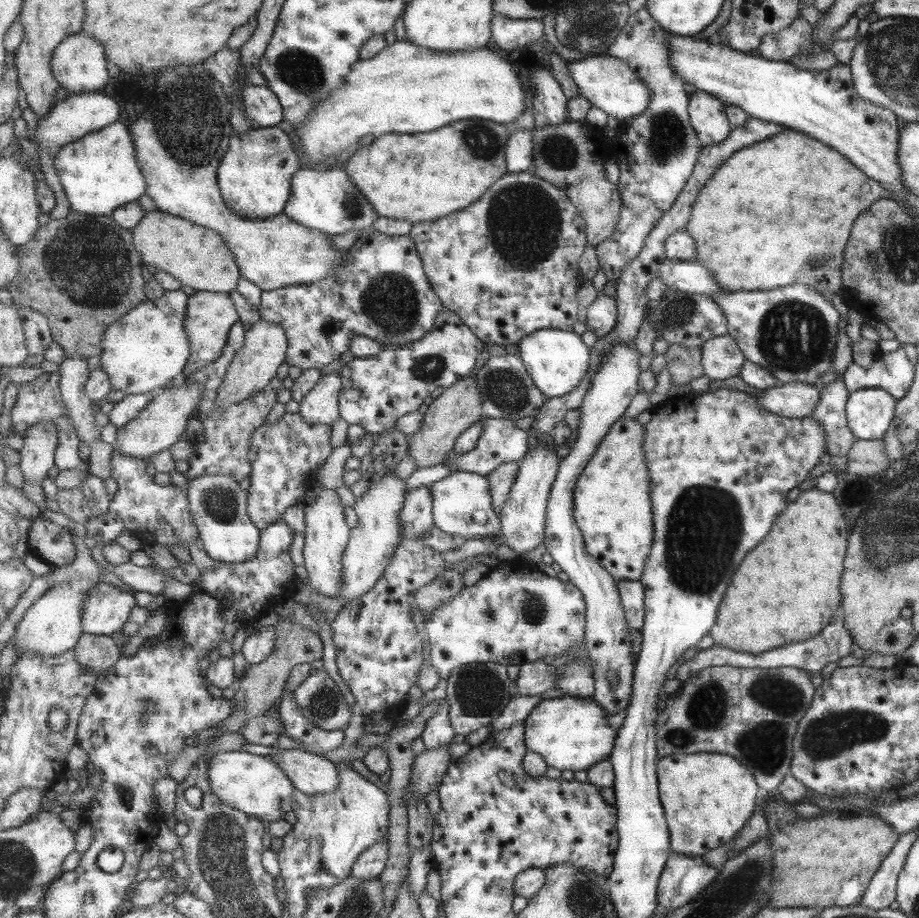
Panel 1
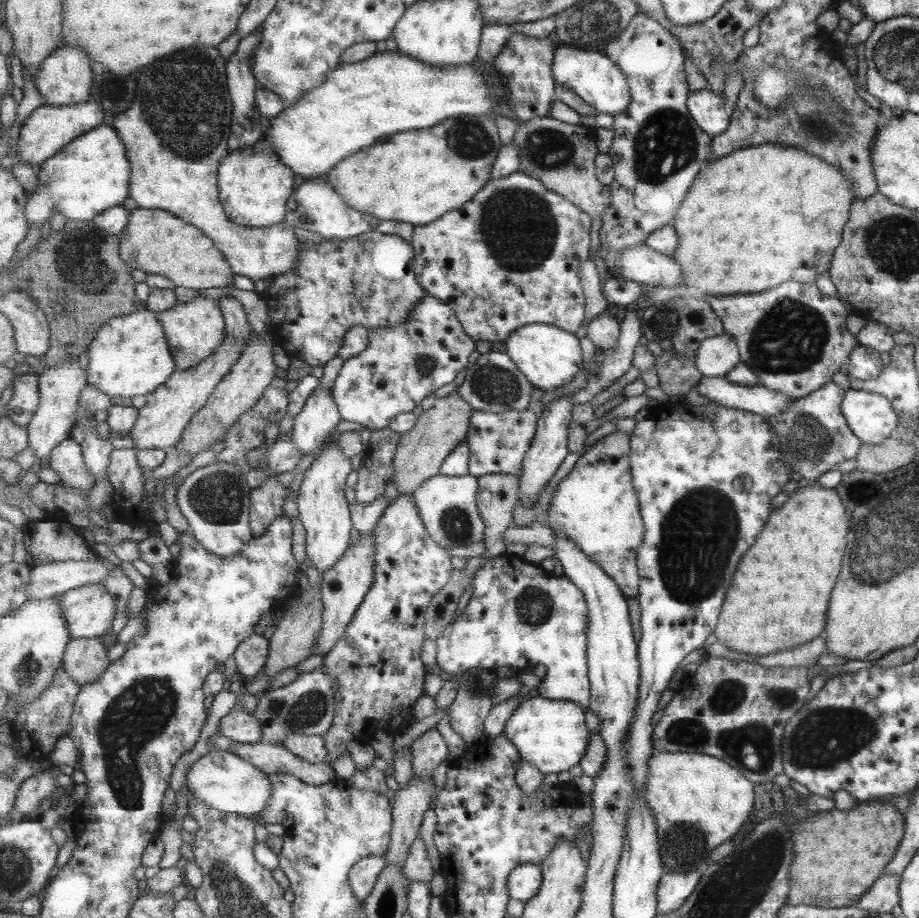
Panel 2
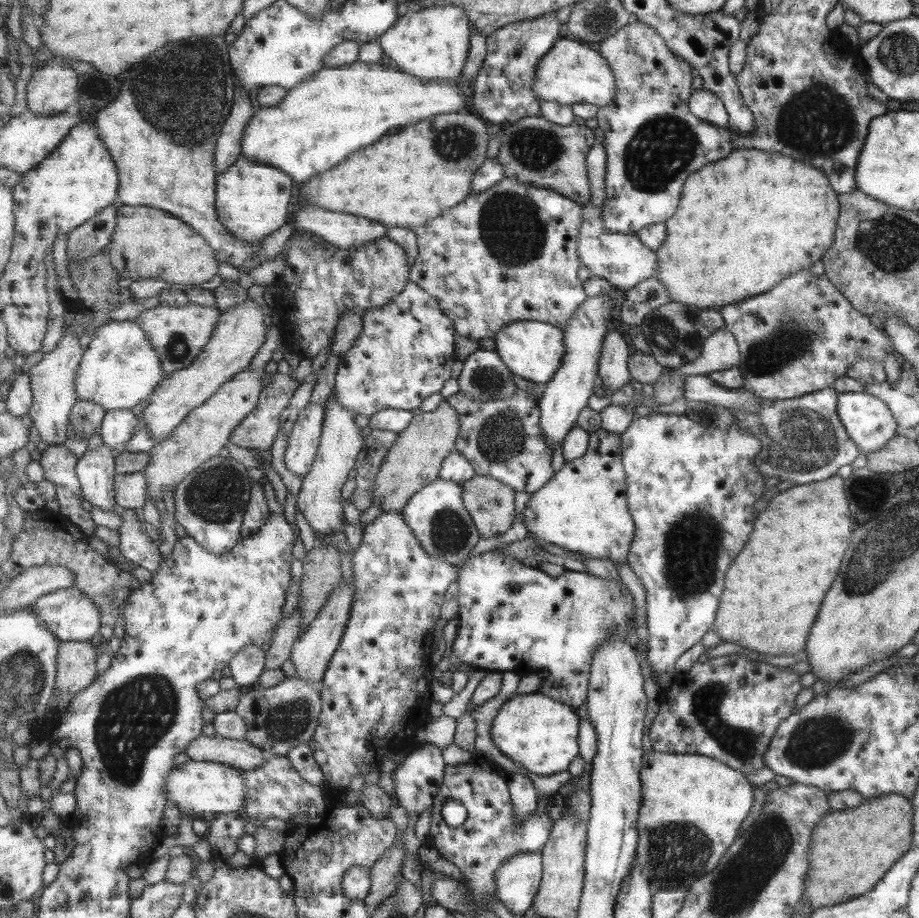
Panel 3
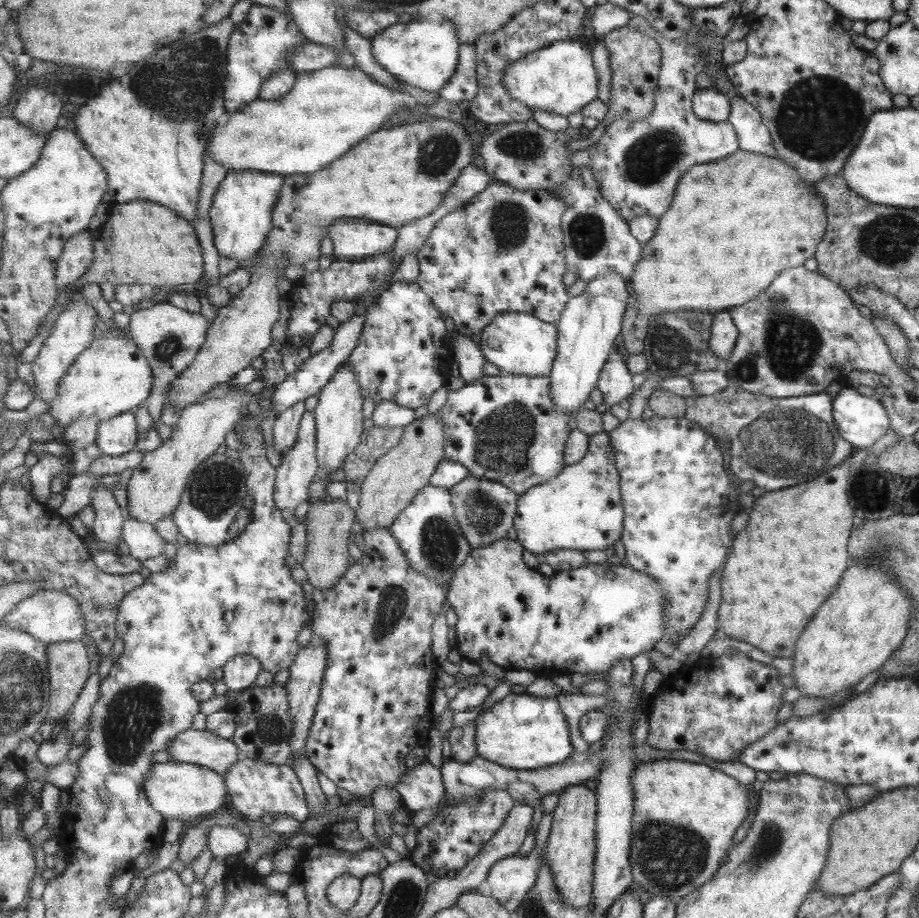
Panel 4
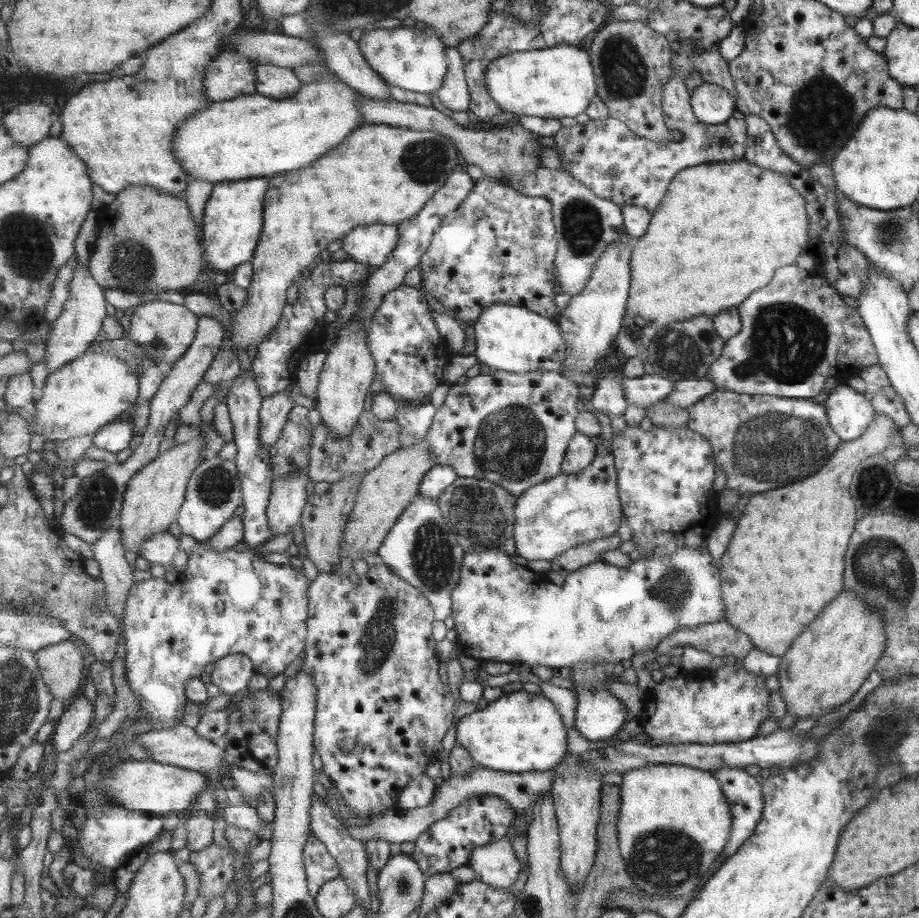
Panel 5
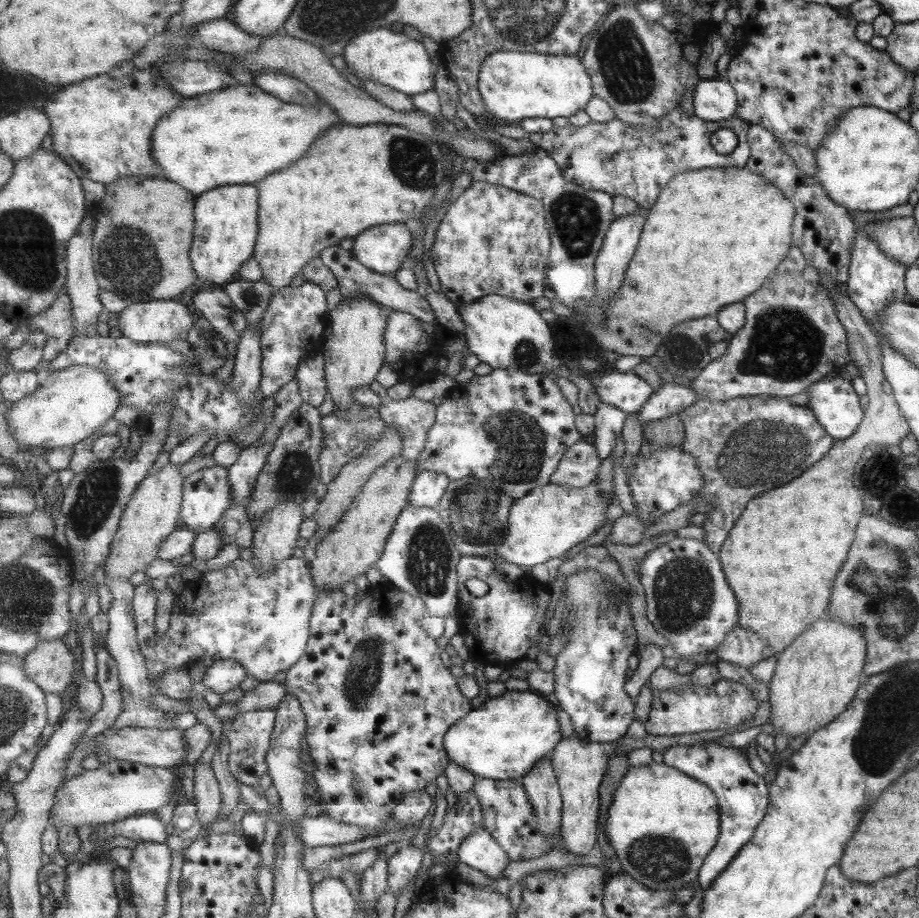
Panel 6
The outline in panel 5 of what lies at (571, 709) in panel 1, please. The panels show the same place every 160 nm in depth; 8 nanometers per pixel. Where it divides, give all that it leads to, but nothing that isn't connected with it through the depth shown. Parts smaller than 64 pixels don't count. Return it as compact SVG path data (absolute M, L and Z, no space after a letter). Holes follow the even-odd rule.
M524 690L505 693L491 701L486 708L465 715L456 726L456 743L464 746L475 759L476 764L501 772L523 774L525 772L545 772L553 770L563 760L567 752L567 727L563 715L555 703L542 693Z

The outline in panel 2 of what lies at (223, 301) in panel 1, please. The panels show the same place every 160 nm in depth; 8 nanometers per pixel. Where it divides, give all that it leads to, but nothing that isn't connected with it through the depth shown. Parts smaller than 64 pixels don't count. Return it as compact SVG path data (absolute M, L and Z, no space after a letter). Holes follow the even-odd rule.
M196 298L189 302L179 302L171 310L156 311L156 319L163 325L170 349L175 359L177 371L184 371L200 365L210 357L226 337L226 320L224 311L217 300Z

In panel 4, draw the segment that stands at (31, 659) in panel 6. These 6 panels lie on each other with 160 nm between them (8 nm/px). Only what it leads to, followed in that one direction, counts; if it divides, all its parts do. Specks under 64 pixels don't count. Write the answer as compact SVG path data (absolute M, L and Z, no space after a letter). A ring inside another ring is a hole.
M81 641L55 643L49 645L47 651L52 682L48 716L54 718L53 725L57 730L59 718L72 710L79 700L79 694L91 676L91 662Z

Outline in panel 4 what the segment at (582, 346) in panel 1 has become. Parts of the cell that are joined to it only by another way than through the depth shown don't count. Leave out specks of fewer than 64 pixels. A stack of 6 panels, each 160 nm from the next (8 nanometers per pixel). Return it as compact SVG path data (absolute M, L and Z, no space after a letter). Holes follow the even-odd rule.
M526 312L499 313L481 333L480 347L488 362L493 363L504 374L536 377L552 373L558 355L558 325L545 322L537 315Z

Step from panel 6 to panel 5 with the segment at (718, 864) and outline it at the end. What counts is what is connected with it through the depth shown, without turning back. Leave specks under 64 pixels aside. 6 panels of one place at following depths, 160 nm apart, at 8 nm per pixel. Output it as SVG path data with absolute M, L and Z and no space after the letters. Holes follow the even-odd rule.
M723 765L711 773L721 783L732 810L732 833L722 856L725 862L753 836L763 816L764 794L761 794L762 786L741 767Z

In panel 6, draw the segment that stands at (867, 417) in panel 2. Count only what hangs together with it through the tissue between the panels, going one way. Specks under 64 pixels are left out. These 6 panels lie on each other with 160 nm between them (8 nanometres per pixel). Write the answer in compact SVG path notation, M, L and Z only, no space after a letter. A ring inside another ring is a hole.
M838 375L830 379L821 378L807 386L804 393L807 395L807 404L804 406L812 411L816 421L831 438L835 441L843 440L856 432L857 425L862 421L863 410L859 407L858 395L853 391L851 383Z

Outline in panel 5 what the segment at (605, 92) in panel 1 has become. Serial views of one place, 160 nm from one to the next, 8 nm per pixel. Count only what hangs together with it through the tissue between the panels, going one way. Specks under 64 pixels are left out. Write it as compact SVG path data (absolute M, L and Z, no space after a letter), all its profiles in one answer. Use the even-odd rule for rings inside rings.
M572 44L508 54L493 60L486 72L490 95L503 111L515 117L575 118L586 113L598 95L596 74L589 51Z

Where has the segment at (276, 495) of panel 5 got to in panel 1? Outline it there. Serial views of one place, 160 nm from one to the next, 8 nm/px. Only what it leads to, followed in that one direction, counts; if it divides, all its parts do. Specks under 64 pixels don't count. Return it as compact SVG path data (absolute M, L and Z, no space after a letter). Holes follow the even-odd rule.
M339 371L323 376L315 389L300 402L299 413L308 424L331 426L342 417L340 413L340 394L344 382Z

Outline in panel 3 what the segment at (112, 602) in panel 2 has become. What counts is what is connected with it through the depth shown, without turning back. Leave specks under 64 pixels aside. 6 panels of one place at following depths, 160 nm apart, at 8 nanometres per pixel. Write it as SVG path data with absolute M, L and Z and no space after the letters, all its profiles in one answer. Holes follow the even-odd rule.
M75 586L63 588L63 590L55 590L55 592L43 596L35 602L31 610L35 611L35 615L39 617L39 621L43 625L47 624L47 629L60 642L90 642L93 636L100 634L102 621L99 607L93 603L92 599L89 599L89 596L85 595L85 593L78 590Z

